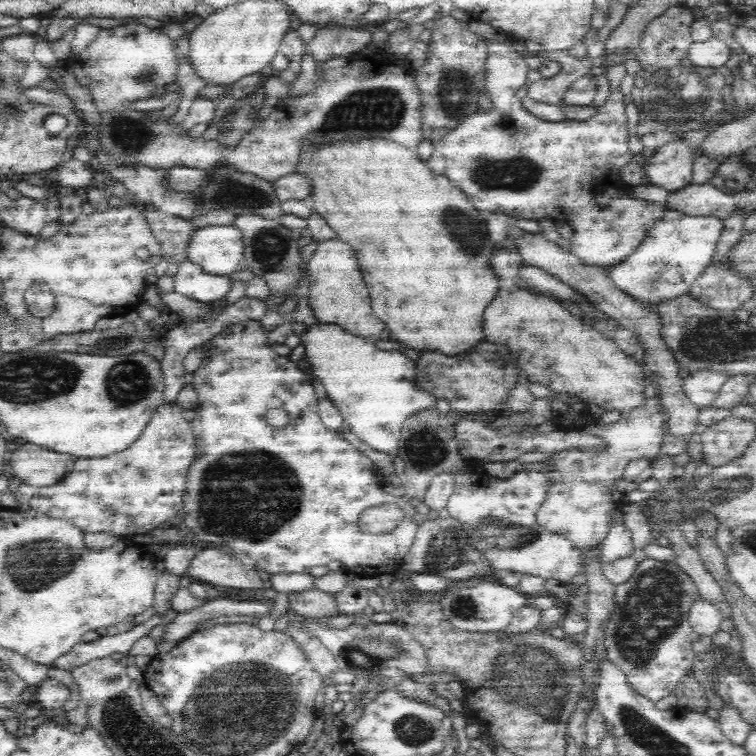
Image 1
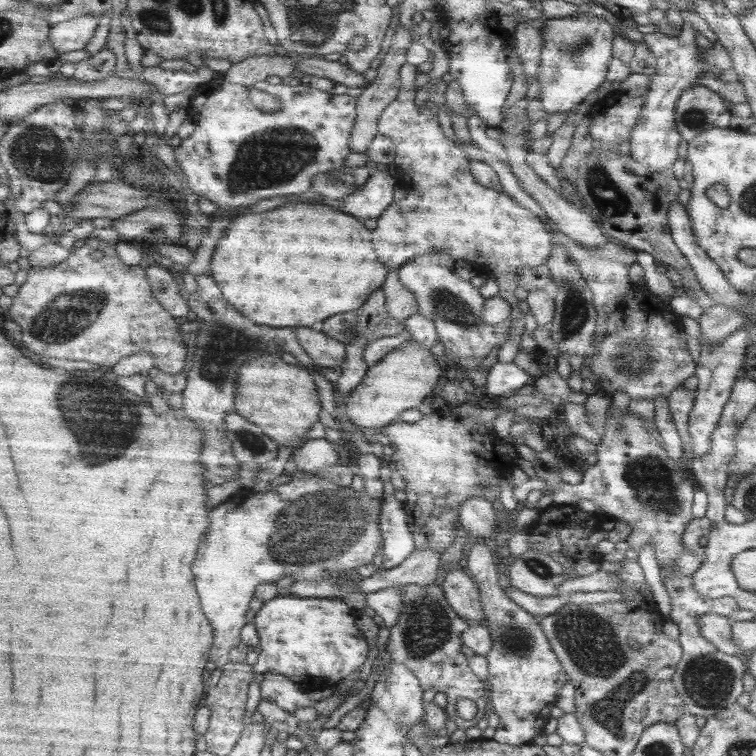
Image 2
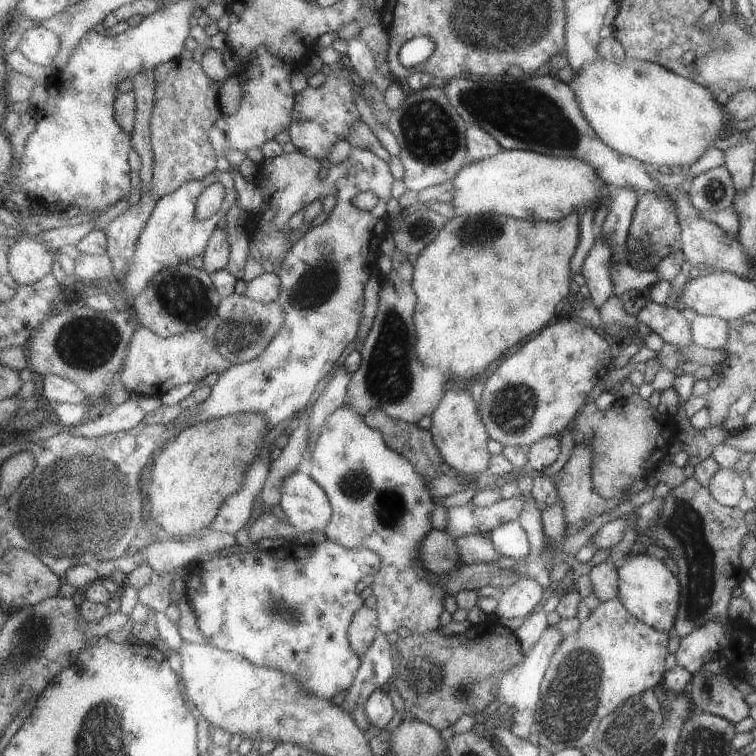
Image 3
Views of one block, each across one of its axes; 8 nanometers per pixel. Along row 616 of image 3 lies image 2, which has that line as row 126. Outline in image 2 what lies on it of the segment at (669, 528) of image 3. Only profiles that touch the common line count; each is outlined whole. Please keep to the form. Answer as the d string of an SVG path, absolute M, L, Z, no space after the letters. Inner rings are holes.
M691 86L689 90L683 90L683 94L679 94L677 98L675 128L677 128L681 142L689 142L691 138L695 138L707 128L729 128L729 120L731 120L731 110L725 108L723 100L717 94L713 94L711 90L703 86Z

